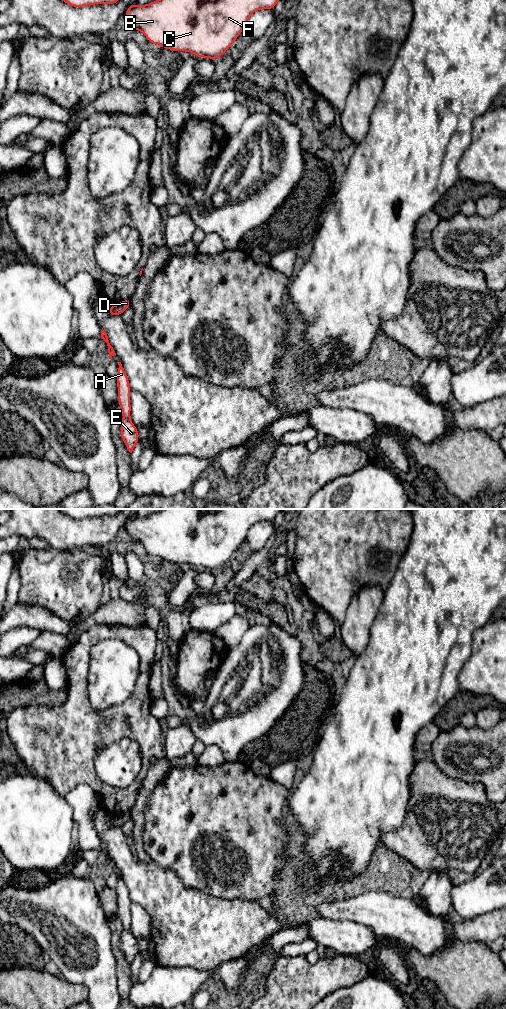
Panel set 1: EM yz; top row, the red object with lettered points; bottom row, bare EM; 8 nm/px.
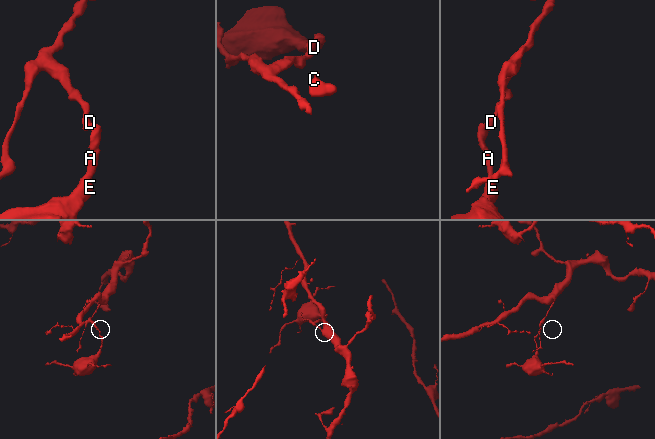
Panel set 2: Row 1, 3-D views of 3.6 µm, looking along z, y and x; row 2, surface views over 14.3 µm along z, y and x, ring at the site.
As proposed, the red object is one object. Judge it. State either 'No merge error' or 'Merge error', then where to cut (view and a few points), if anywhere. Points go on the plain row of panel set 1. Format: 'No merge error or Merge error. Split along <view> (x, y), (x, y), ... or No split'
Merge error. Split along yz (111, 818), (115, 827)

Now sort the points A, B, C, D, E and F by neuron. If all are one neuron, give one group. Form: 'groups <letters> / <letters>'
groups A E / B C D F

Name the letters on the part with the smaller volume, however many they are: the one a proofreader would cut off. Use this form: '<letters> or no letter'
A, E

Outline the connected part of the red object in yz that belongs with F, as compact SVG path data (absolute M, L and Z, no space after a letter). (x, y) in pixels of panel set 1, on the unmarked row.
M162 509L147 517L131 516L124 529L130 540L144 545L148 553L163 560L193 565L197 570L215 572L225 566L240 545L245 542L249 529L258 522L273 522L282 509Z

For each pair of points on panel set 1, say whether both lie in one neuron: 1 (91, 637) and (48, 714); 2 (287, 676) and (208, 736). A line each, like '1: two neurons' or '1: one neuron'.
1: one neuron
2: one neuron

